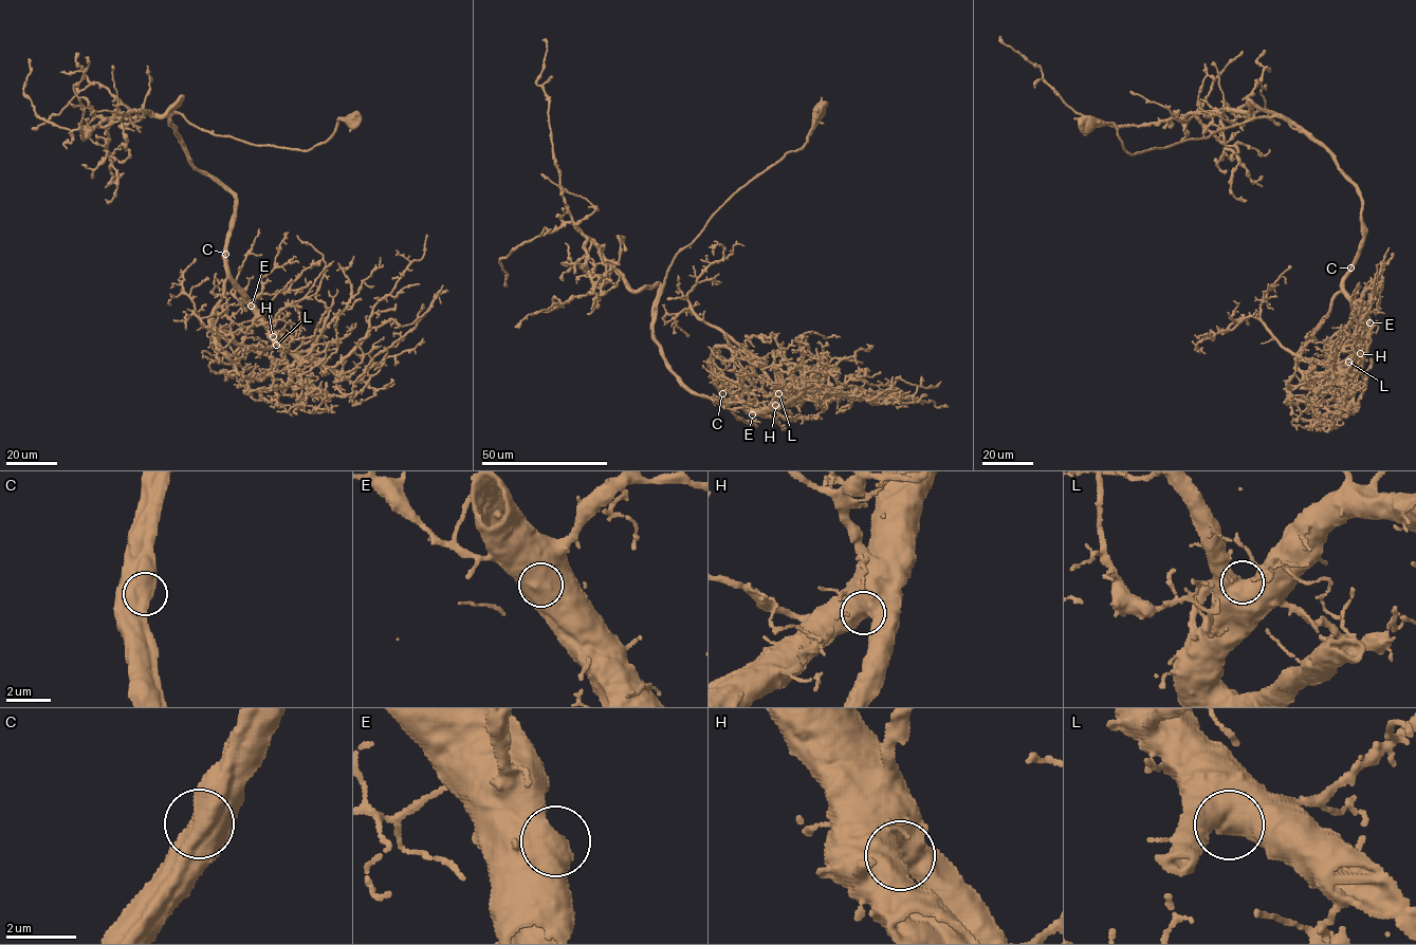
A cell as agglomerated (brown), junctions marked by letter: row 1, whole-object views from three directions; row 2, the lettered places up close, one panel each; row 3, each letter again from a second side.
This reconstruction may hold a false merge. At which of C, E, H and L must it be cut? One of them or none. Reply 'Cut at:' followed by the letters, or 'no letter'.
Cut at: no letter

